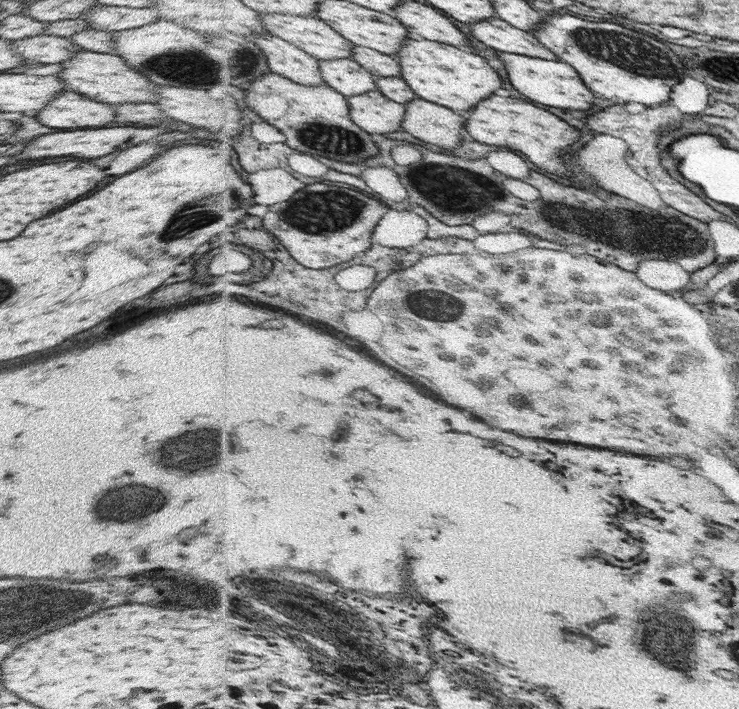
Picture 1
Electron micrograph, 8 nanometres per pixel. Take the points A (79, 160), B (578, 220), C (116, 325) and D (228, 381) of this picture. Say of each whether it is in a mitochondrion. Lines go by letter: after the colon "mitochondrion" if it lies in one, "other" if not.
A: other
B: mitochondrion
C: other
D: other

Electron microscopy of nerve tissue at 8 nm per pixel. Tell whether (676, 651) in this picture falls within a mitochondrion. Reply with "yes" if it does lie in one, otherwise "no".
yes

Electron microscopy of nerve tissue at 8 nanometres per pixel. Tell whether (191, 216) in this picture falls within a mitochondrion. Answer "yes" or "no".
yes

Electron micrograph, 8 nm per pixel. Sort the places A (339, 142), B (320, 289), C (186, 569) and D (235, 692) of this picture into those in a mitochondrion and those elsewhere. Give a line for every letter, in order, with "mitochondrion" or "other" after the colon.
A: mitochondrion
B: other
C: other
D: other

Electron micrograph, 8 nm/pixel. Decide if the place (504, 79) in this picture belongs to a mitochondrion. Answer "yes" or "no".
no

